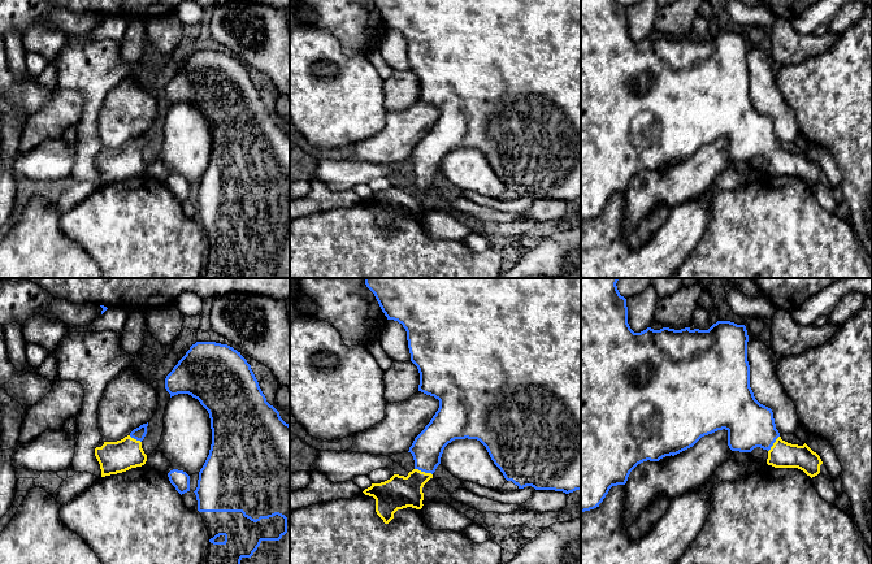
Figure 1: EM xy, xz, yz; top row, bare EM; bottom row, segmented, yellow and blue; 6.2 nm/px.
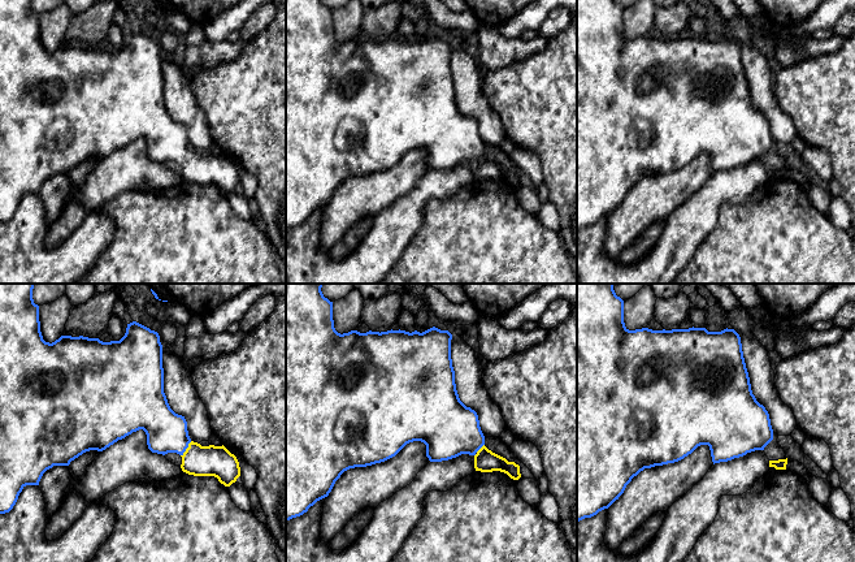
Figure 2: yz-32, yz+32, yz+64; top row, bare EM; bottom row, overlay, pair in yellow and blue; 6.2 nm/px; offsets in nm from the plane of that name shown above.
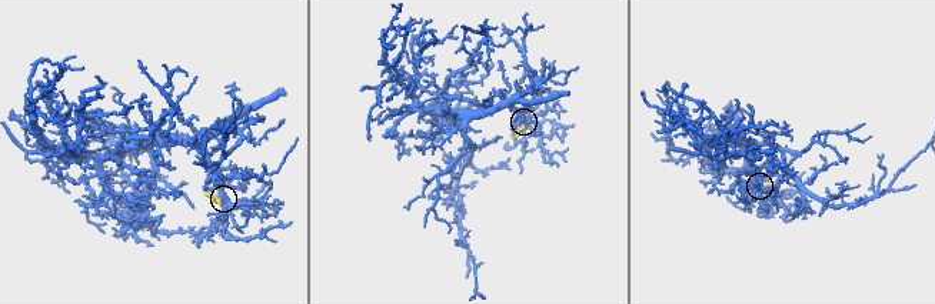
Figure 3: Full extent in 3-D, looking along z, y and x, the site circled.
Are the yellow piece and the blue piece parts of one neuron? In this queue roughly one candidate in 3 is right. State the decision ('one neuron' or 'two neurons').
one neuron

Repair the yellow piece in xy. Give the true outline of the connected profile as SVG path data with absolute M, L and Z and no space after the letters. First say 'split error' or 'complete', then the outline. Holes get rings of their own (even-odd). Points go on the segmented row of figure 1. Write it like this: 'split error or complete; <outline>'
split error; M148 422L134 429L121 441L104 442L101 447L95 448L101 477L122 473L146 464L147 455L142 448L142 441L147 434L147 426Z

